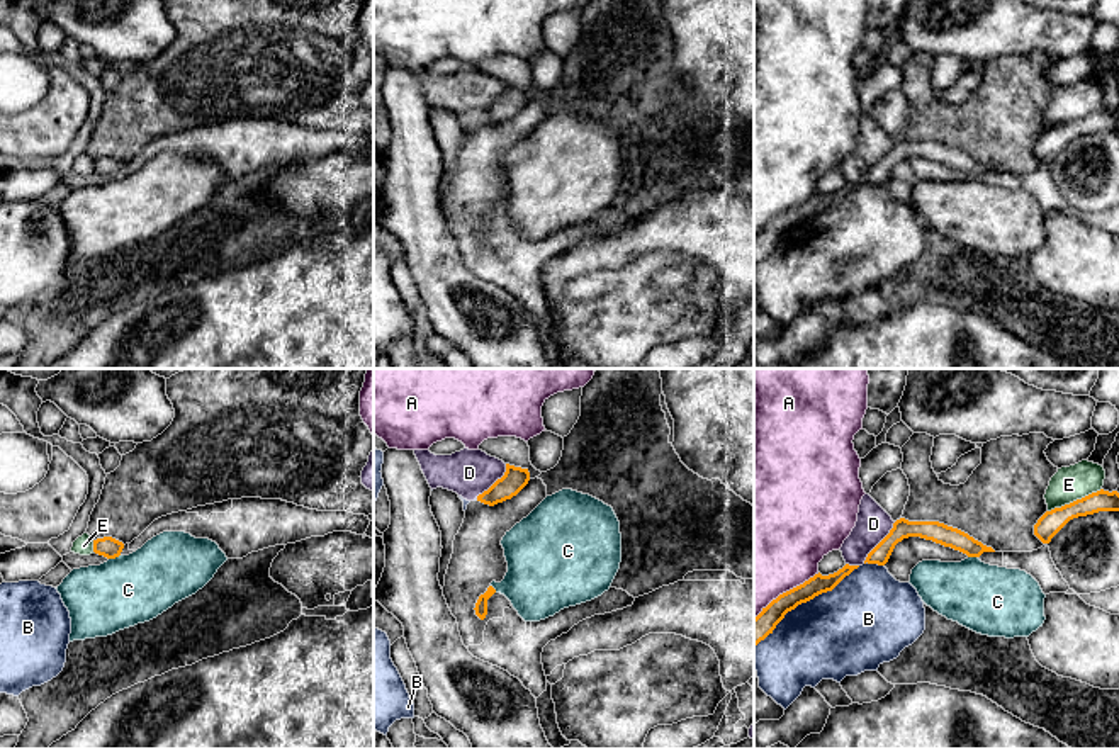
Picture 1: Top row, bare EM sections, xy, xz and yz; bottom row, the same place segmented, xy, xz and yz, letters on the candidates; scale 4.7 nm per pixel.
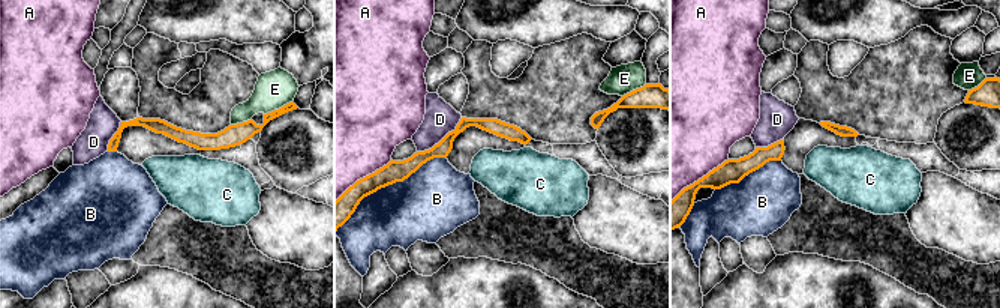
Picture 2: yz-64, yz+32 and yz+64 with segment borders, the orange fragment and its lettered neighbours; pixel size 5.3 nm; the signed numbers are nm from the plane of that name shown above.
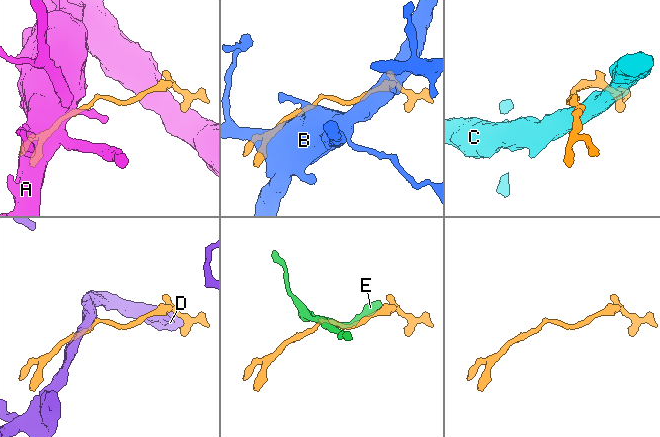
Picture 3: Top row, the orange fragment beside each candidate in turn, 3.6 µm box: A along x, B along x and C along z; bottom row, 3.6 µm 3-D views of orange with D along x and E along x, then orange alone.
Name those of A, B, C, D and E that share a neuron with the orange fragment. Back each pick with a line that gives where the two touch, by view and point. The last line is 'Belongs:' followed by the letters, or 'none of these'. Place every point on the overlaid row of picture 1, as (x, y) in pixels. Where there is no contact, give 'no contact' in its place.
Belongs: none of these

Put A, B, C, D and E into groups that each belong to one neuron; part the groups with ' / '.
A / B / C / D / E

